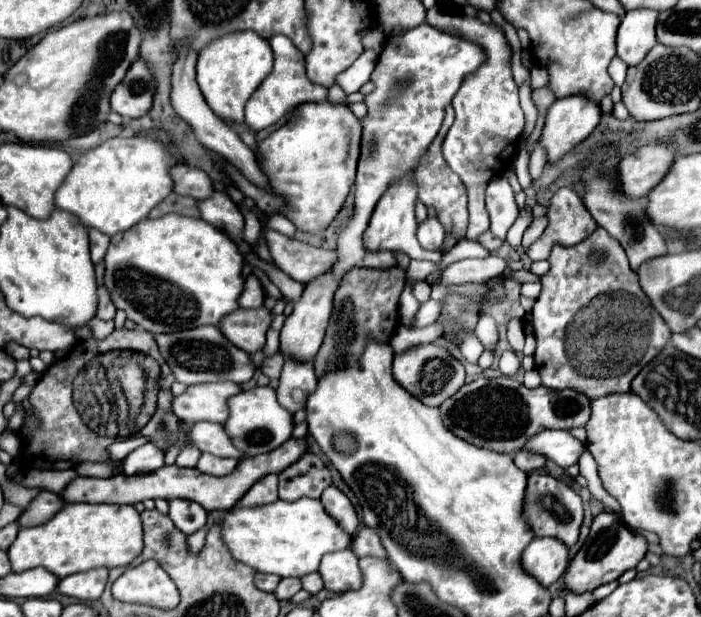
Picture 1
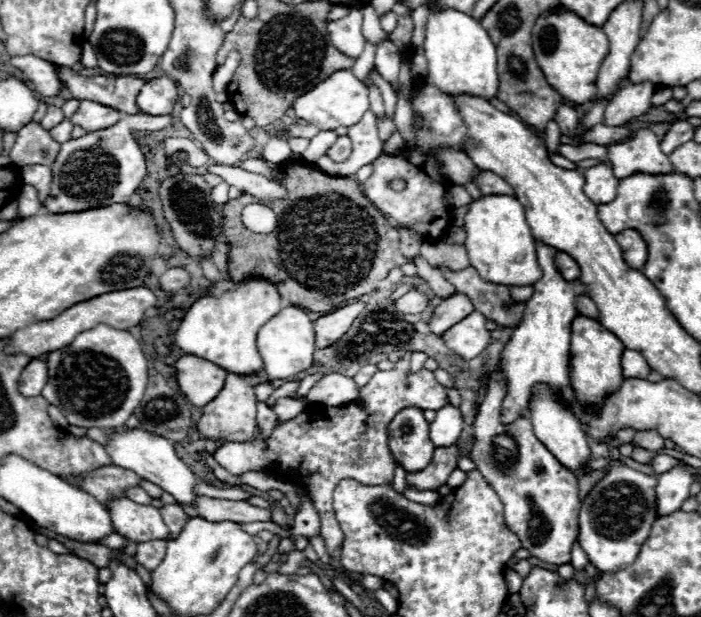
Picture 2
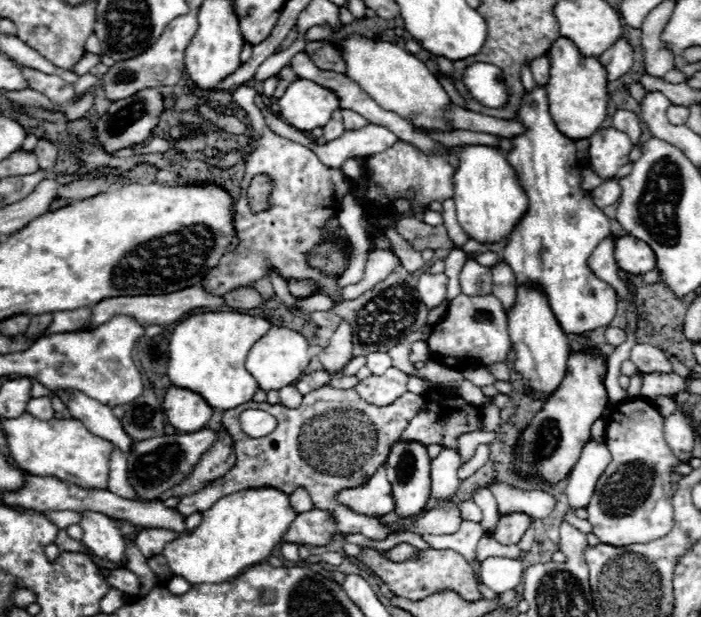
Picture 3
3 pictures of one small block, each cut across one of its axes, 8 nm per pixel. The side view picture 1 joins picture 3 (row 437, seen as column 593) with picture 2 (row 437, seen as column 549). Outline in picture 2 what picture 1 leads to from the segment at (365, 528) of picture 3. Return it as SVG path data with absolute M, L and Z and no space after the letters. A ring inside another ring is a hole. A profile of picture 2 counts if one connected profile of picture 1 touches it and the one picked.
M404 352L404 356L396 362L392 370L380 370L372 376L372 380L360 390L362 402L350 402L342 406L324 406L324 404L308 404L312 410L302 412L294 420L286 424L276 424L274 434L270 436L268 452L264 452L262 436L254 442L226 442L222 448L214 452L216 462L226 468L230 474L244 474L248 470L288 470L290 482L302 482L310 494L316 510L320 514L320 534L324 536L326 550L332 554L340 548L344 540L344 532L334 518L332 508L332 490L344 478L354 478L362 484L388 484L394 478L394 458L388 450L388 422L408 406L438 410L448 402L444 386L436 382L430 370L420 370L412 376L406 376L412 352Z

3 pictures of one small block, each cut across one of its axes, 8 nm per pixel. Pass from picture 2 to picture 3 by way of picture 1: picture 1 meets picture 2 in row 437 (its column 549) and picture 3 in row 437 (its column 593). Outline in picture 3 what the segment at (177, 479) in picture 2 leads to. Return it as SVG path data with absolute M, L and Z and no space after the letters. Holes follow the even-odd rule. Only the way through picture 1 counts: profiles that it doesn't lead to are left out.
M76 392L70 398L62 394L60 398L68 406L72 418L78 418L88 428L90 434L112 442L122 454L128 454L134 448L132 438L126 434L120 420L112 414L112 408L108 408L106 404L100 404L80 392Z

